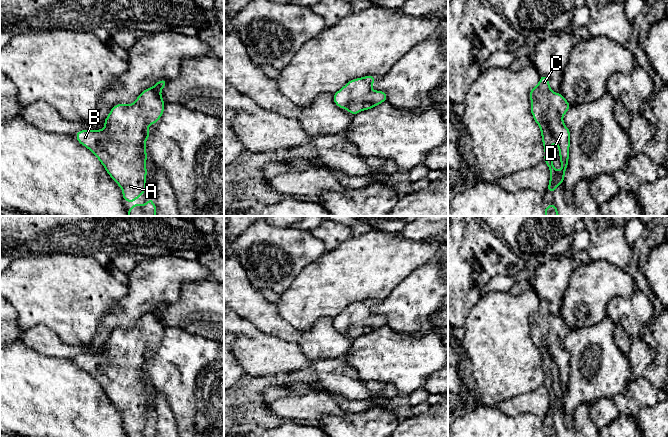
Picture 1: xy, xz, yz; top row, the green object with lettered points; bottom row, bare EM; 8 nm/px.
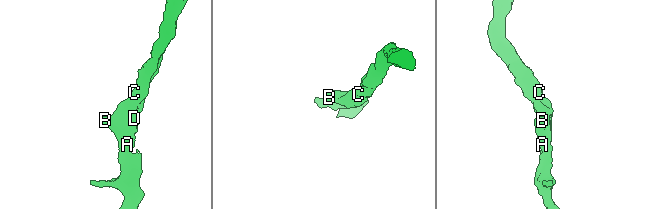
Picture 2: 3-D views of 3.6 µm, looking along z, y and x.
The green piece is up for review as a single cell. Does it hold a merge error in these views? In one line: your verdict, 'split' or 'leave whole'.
leave whole

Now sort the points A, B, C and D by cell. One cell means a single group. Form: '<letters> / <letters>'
A B C D

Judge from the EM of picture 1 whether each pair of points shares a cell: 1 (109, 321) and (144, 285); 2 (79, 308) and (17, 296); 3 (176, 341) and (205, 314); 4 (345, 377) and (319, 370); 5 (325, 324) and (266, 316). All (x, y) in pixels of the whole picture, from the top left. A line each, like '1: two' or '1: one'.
1: one
2: one
3: two
4: one
5: one

